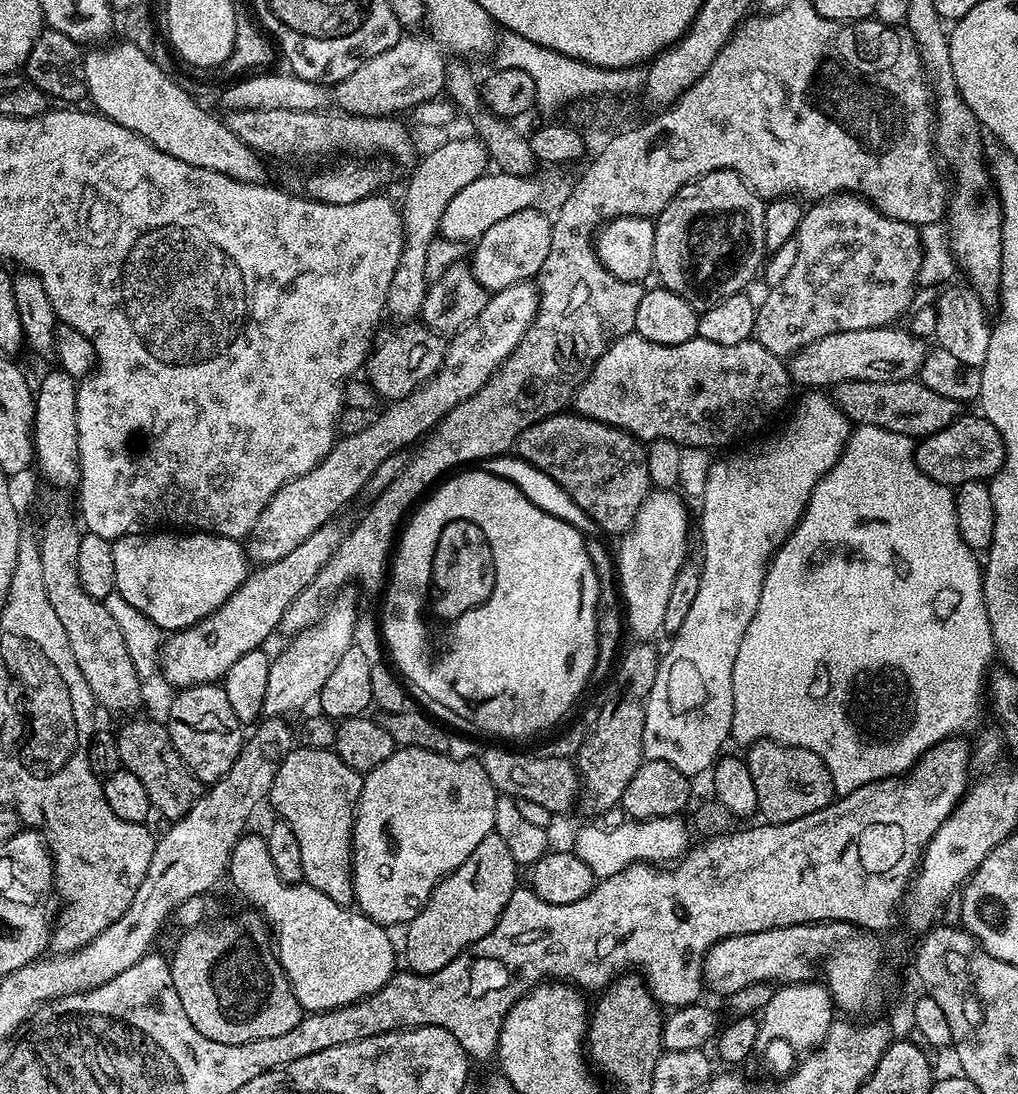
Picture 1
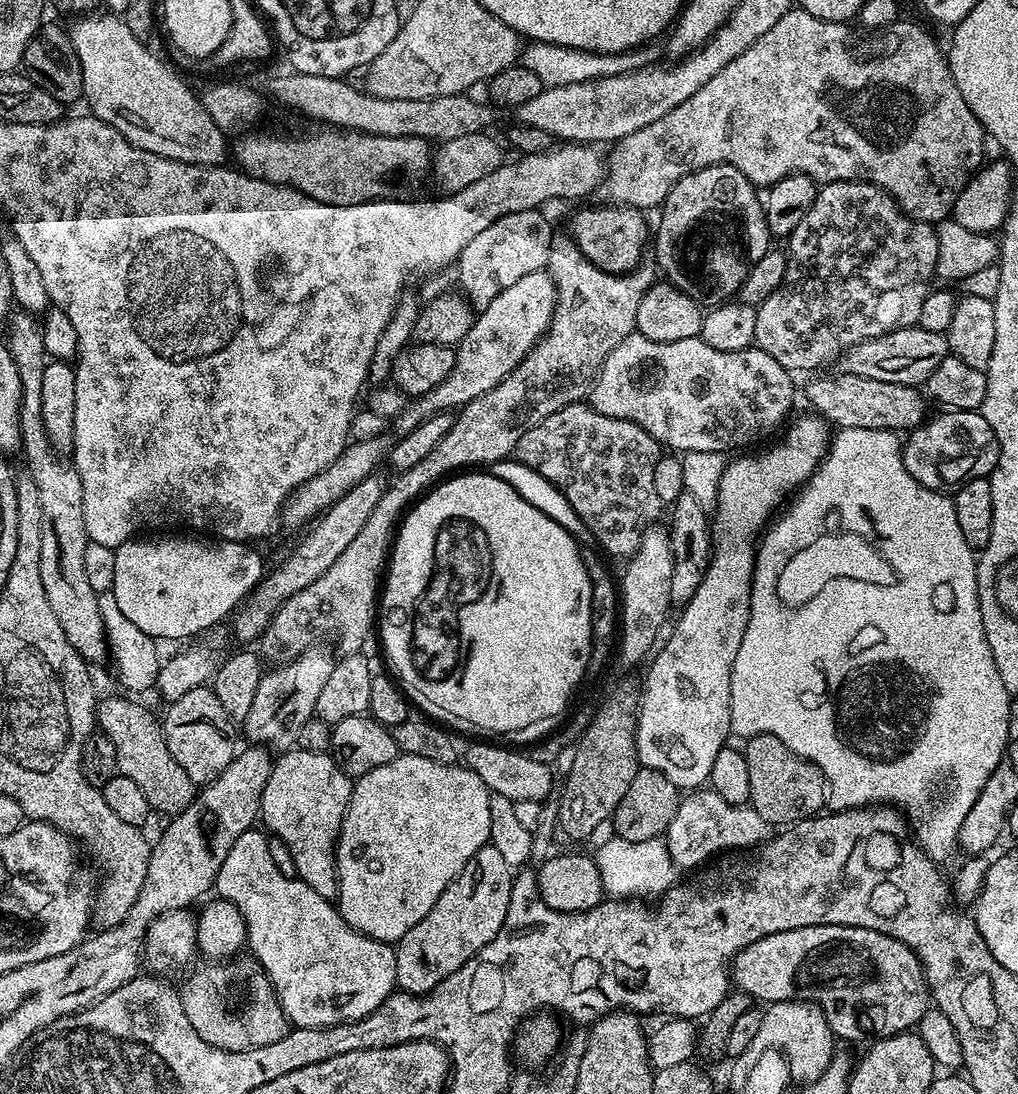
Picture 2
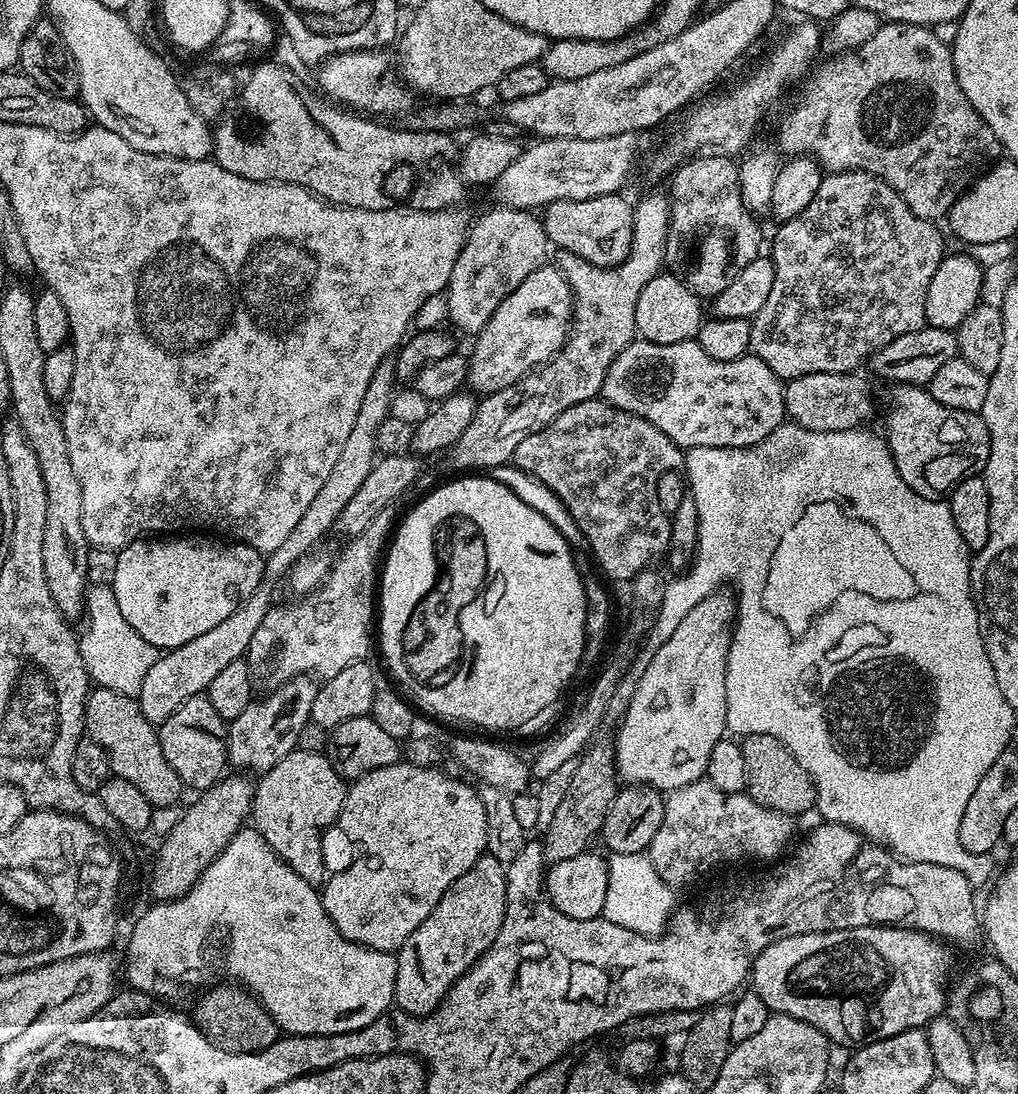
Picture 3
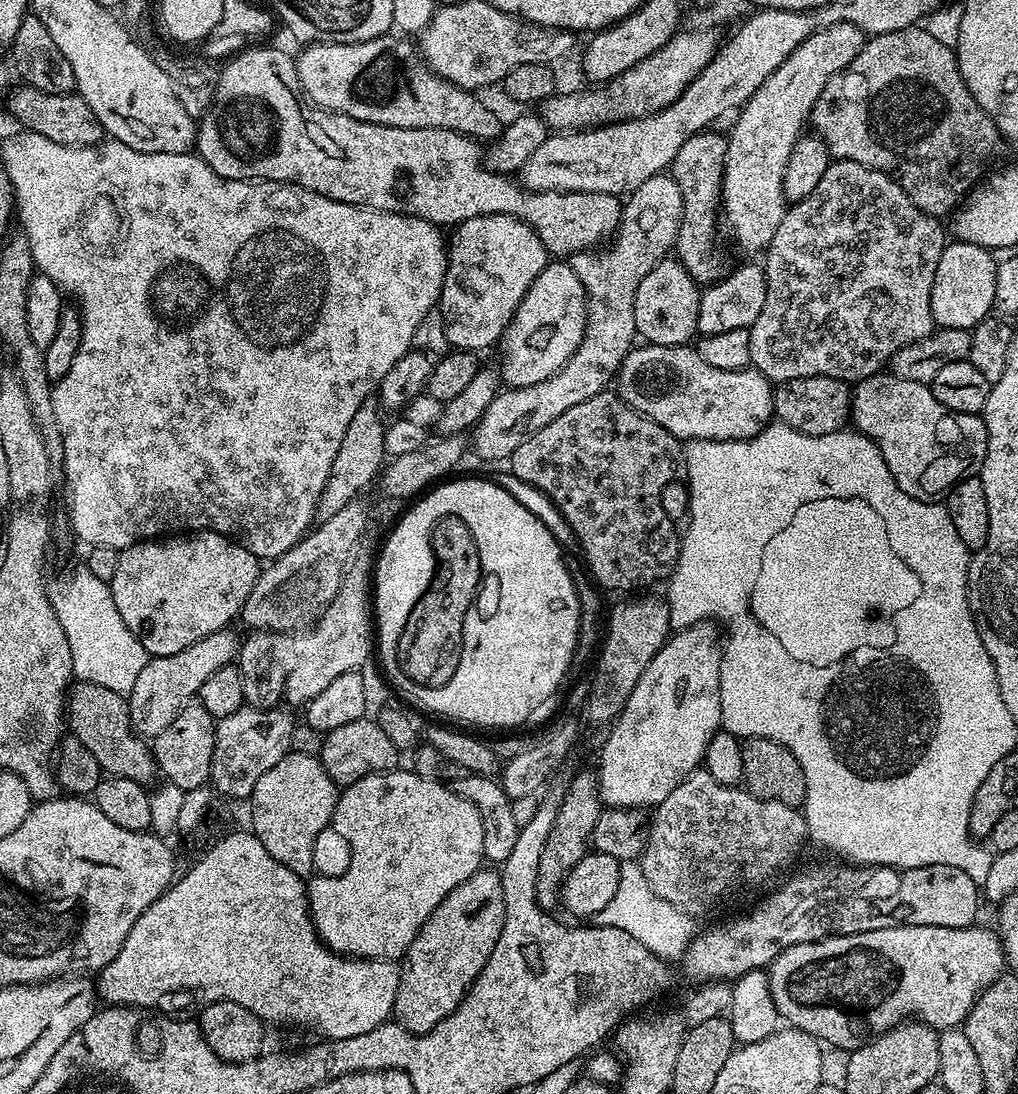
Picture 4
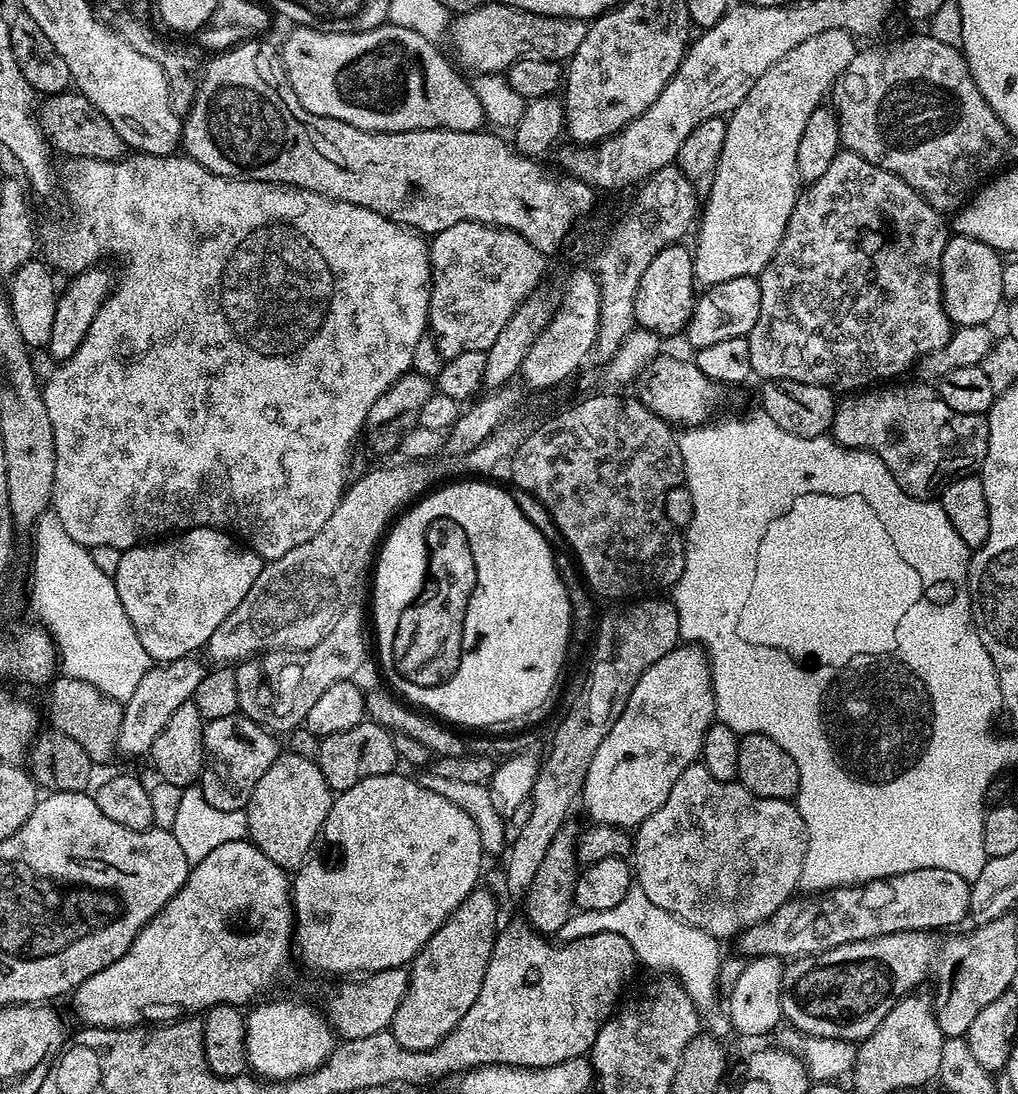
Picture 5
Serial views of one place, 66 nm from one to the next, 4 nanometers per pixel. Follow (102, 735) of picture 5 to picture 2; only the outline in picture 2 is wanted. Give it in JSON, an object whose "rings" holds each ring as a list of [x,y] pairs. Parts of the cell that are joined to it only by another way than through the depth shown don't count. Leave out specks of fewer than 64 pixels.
{"rings":[[[124,694],[119,695],[108,696],[105,700],[103,697],[96,706],[99,731],[103,732],[106,738],[110,738],[110,742],[114,745],[114,754],[118,754],[116,771],[119,775],[132,779],[142,789],[142,795],[153,813],[161,812],[164,818],[179,816],[182,810],[186,810],[186,806],[190,806],[198,791],[198,785],[190,778],[190,774],[186,774],[186,770],[182,770],[182,766],[178,766],[178,762],[174,762],[174,754],[170,754],[170,746],[166,746],[164,726],[158,716],[155,716],[146,705],[139,704],[136,701],[139,699],[129,698]]]}

